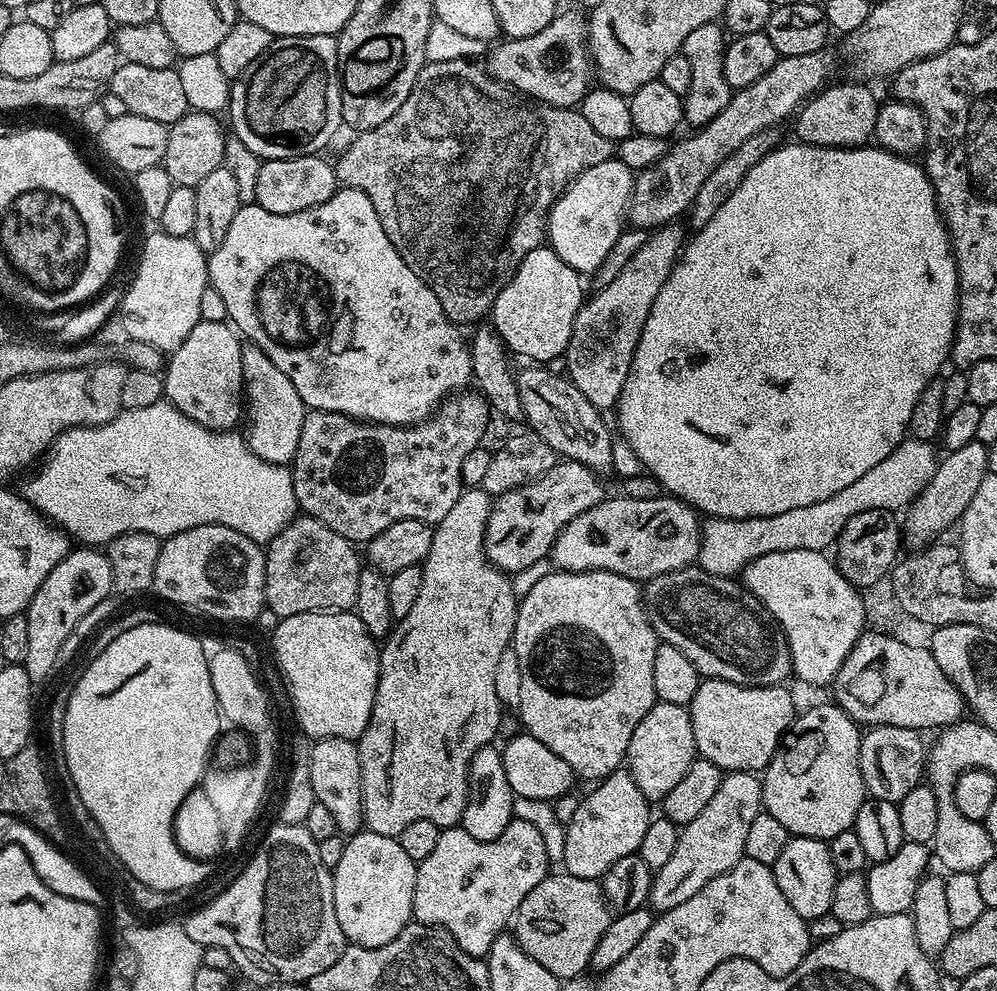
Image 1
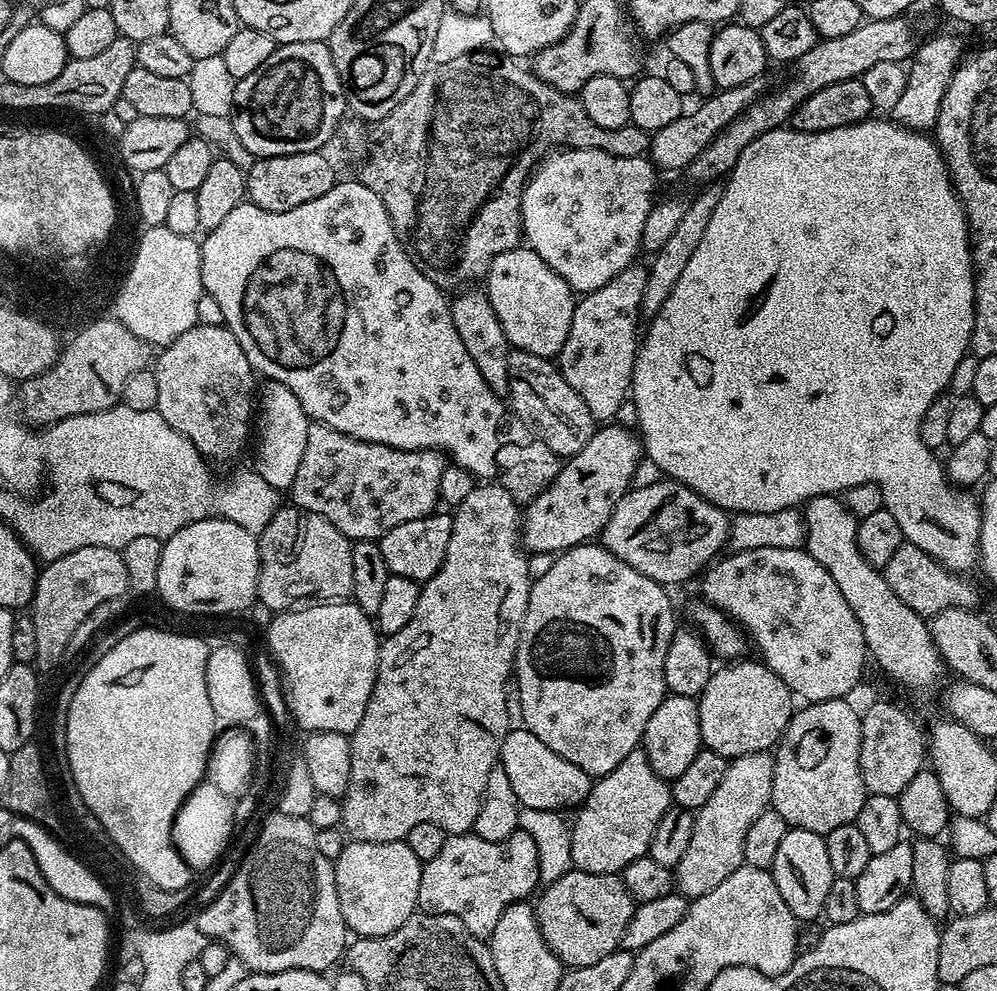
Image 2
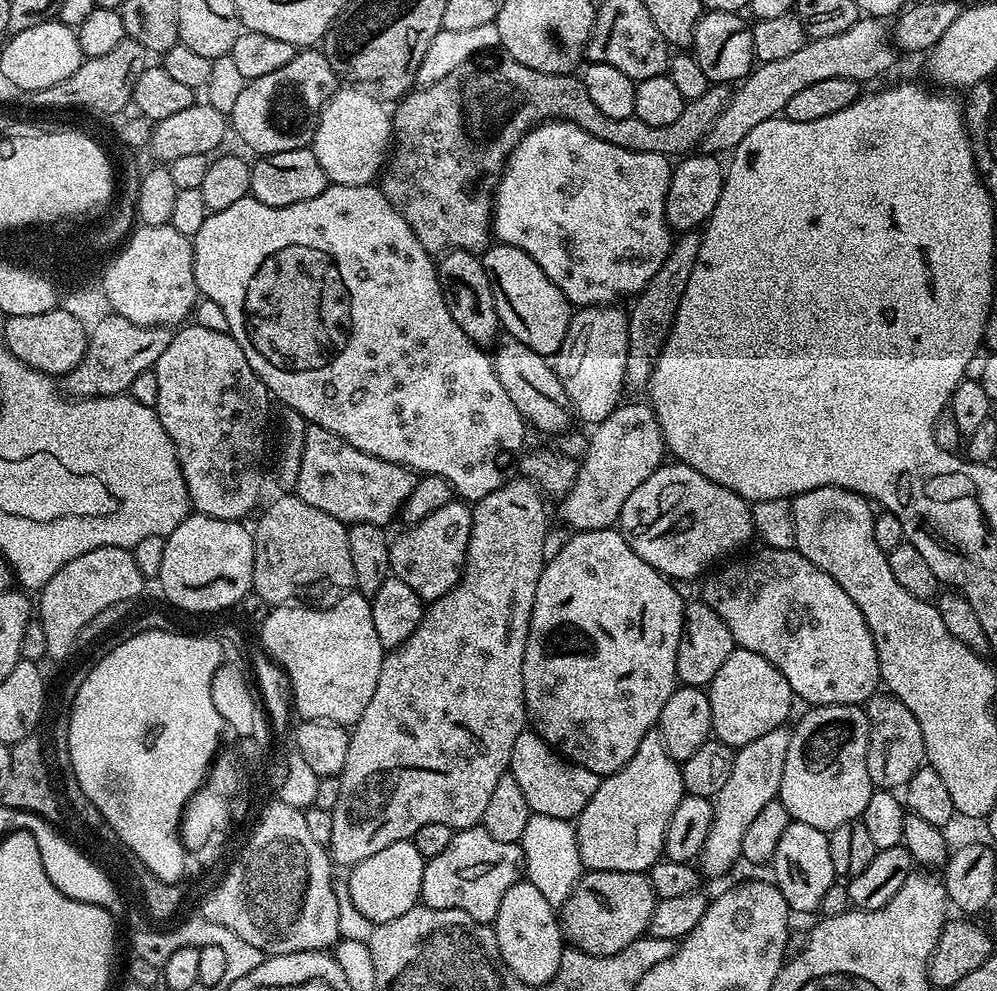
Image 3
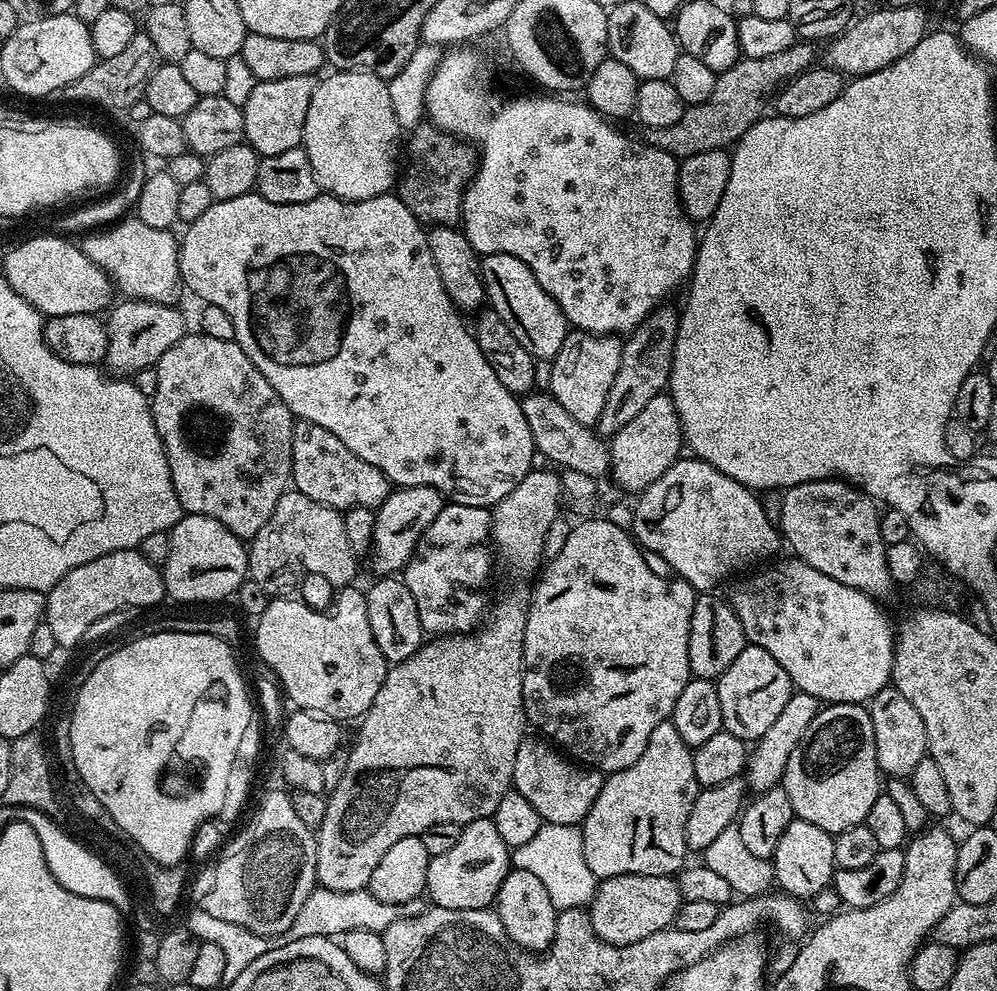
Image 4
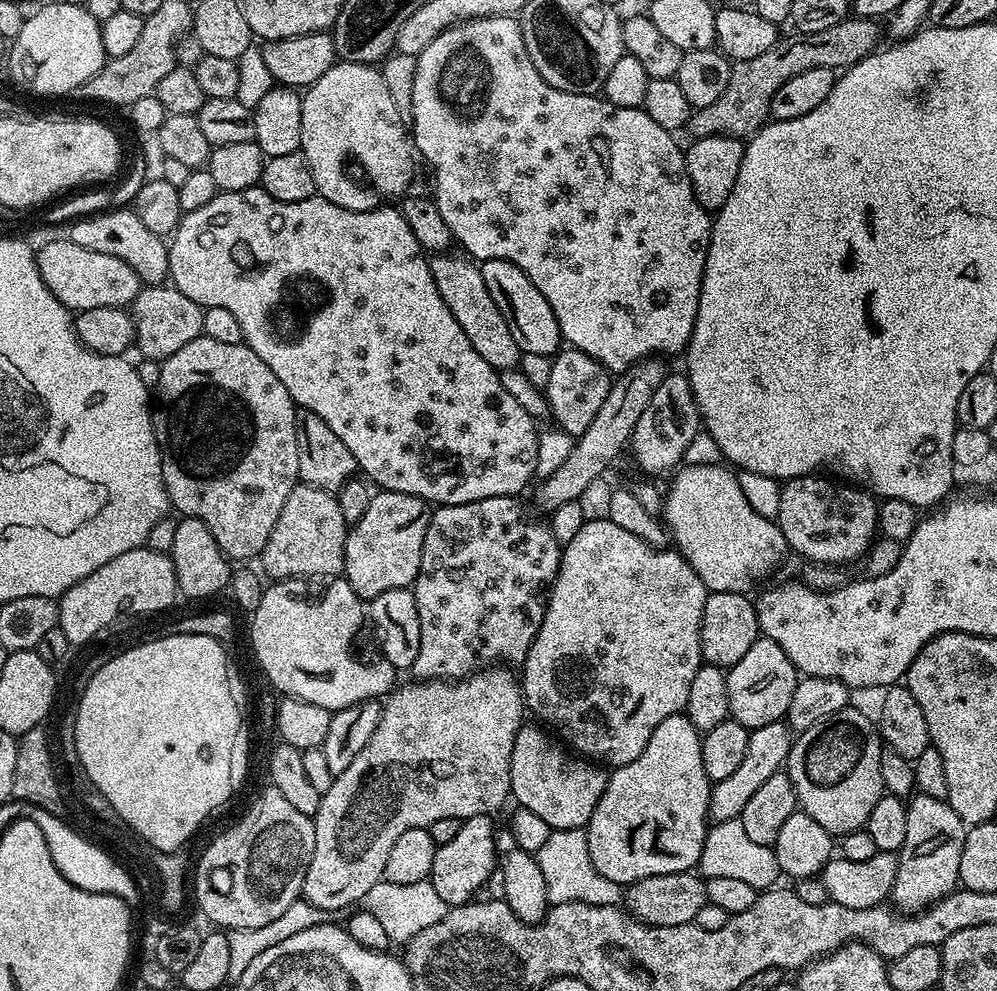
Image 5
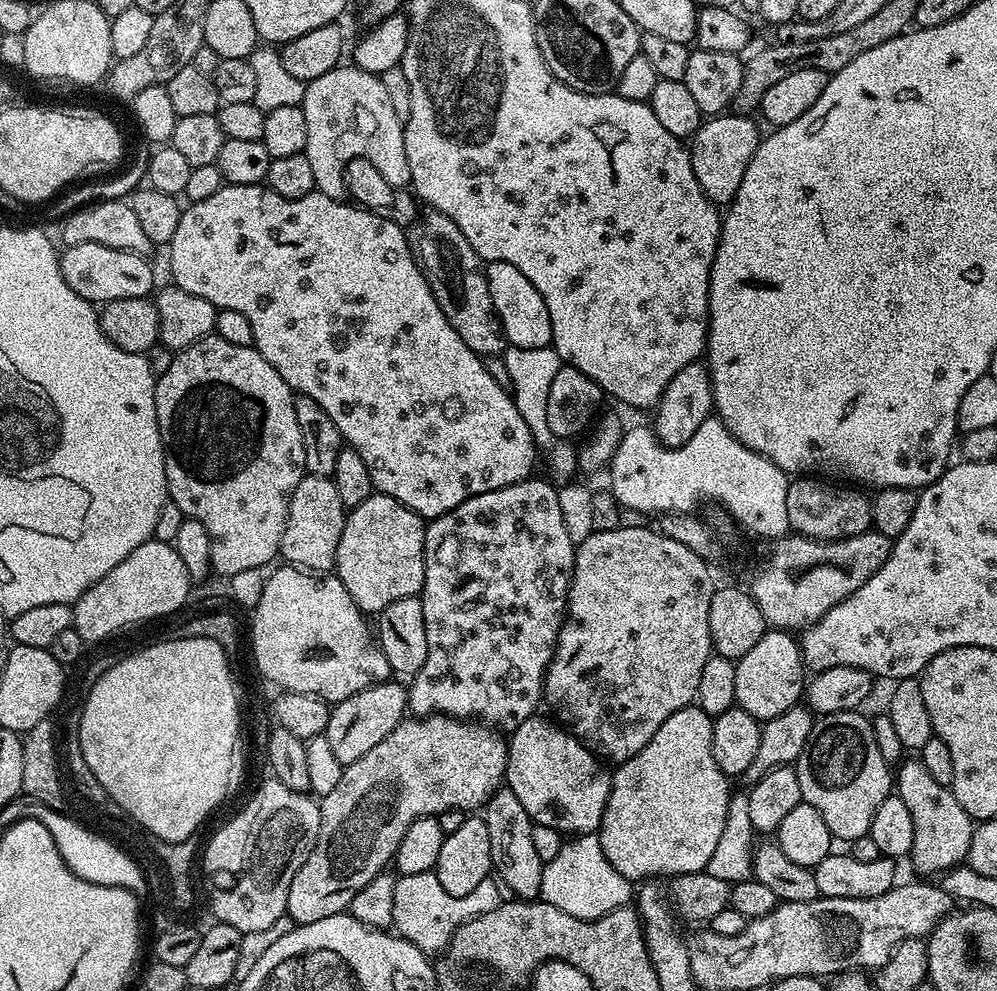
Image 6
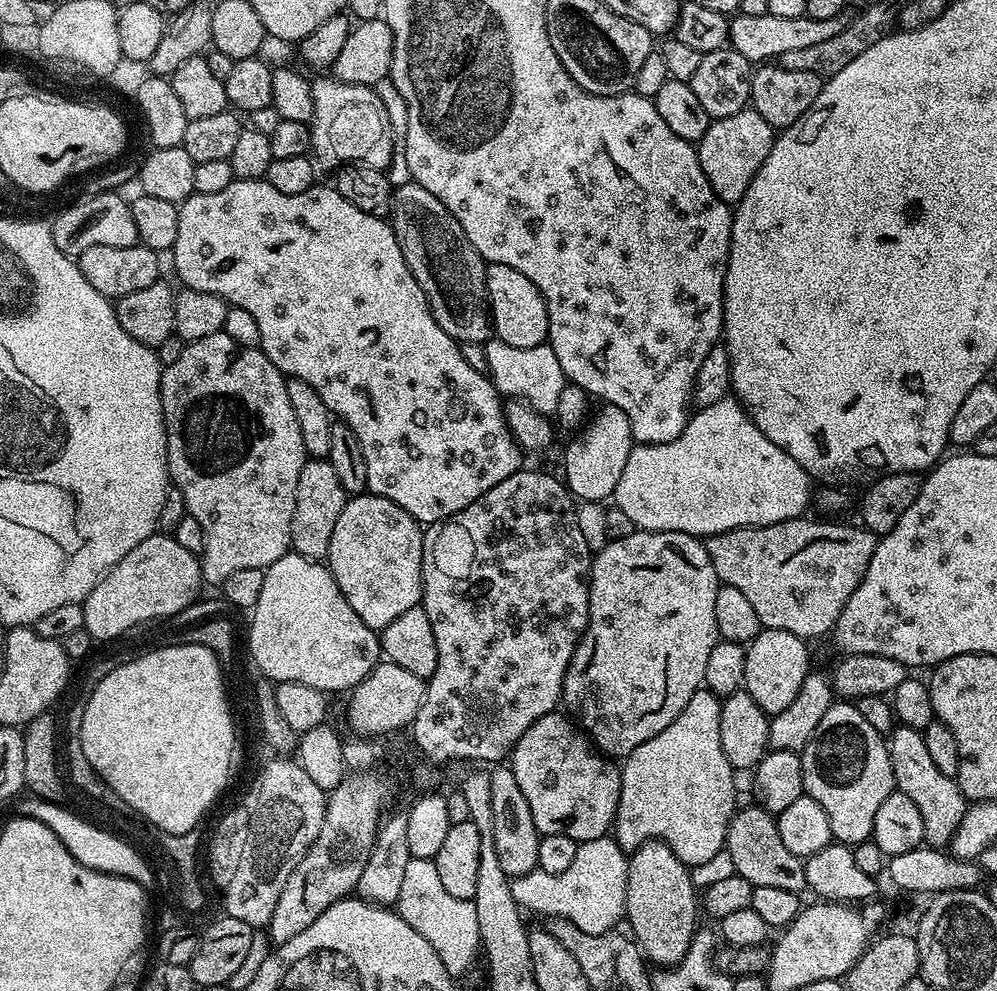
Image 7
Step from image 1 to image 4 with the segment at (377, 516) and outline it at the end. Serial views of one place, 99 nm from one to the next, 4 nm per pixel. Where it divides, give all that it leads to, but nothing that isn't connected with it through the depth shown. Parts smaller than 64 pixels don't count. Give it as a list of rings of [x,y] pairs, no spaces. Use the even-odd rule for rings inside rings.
[[[296,420],[292,425],[292,479],[295,491],[337,510],[380,507],[390,491],[390,481],[378,466],[362,462],[354,450],[346,450],[330,430],[322,430],[309,420]]]

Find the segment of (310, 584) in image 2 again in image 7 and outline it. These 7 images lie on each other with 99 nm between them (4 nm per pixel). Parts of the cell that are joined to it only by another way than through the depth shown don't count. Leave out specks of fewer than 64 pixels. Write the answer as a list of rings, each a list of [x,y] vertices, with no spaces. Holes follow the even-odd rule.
[[[326,458],[305,459],[302,474],[298,474],[291,551],[307,560],[323,561],[330,550],[330,537],[334,535],[338,514],[342,514],[344,503],[349,499],[349,493],[344,491],[342,482],[338,482],[338,474],[334,474],[334,466],[330,466]]]

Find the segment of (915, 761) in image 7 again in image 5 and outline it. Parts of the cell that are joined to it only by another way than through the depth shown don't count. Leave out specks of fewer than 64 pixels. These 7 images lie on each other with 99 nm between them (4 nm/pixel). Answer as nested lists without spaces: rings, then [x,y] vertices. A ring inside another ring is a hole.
[[[925,792],[913,795],[907,806],[906,842],[902,842],[898,853],[898,874],[891,899],[896,900],[897,909],[915,914],[957,891],[966,825],[954,814],[947,800],[932,798]]]

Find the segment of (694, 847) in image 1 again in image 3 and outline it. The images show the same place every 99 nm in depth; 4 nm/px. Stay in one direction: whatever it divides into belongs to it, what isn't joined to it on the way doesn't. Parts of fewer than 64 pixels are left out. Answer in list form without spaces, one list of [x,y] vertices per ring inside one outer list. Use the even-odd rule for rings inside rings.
[[[787,727],[775,728],[770,730],[770,734],[762,734],[762,738],[754,738],[754,742],[735,749],[734,770],[730,770],[726,786],[722,786],[712,800],[710,834],[706,834],[706,842],[698,857],[699,871],[705,877],[726,875],[735,866],[736,860],[741,859],[742,838],[750,822],[754,822],[766,802],[780,795],[782,770],[786,770],[788,765],[791,737],[792,732]]]

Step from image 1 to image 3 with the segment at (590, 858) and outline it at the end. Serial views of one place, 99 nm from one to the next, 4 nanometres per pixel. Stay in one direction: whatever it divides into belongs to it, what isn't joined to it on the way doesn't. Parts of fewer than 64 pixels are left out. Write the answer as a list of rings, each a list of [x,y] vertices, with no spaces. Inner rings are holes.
[[[653,730],[638,742],[634,758],[617,772],[601,779],[594,798],[586,802],[574,823],[581,865],[585,869],[647,873],[664,851],[666,826],[686,795],[680,764],[666,750],[659,731]]]

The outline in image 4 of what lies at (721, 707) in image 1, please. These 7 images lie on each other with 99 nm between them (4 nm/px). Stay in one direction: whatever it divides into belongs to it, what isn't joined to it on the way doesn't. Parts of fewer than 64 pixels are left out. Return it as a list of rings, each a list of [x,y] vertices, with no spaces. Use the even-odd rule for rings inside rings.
[[[745,644],[742,654],[726,666],[726,670],[715,681],[718,690],[718,702],[722,706],[723,731],[734,734],[746,742],[755,742],[770,730],[778,714],[782,714],[786,702],[790,702],[793,694],[792,679],[777,660],[771,656],[770,650],[762,650],[760,644]]]

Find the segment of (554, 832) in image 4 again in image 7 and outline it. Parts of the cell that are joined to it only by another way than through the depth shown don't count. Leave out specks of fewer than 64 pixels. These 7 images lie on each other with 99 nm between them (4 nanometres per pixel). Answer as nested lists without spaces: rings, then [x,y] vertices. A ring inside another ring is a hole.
[[[611,835],[577,843],[574,859],[562,874],[546,874],[546,870],[535,868],[530,874],[511,877],[514,902],[518,902],[525,913],[537,912],[543,918],[574,922],[574,926],[578,926],[578,930],[586,930],[586,934],[606,934],[619,925],[616,924],[619,920],[621,923],[625,919],[628,859]]]

